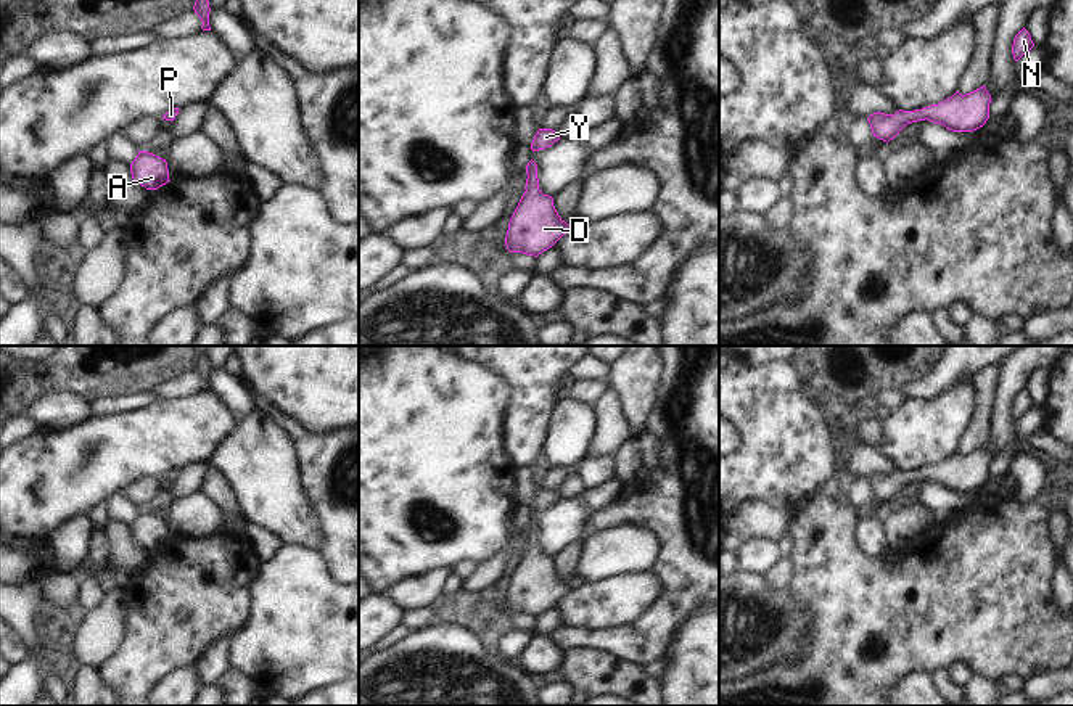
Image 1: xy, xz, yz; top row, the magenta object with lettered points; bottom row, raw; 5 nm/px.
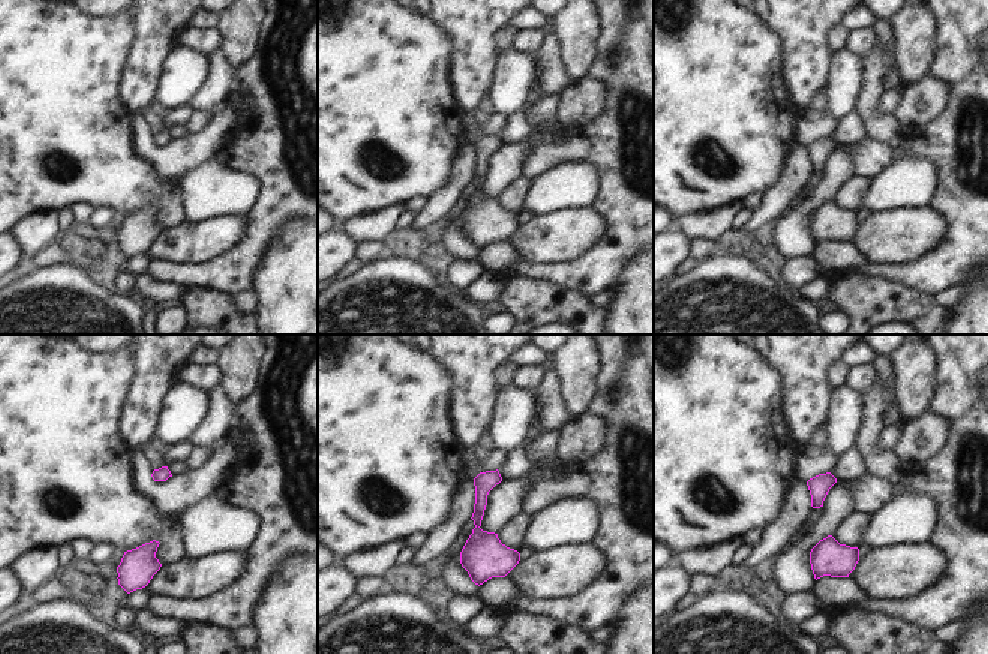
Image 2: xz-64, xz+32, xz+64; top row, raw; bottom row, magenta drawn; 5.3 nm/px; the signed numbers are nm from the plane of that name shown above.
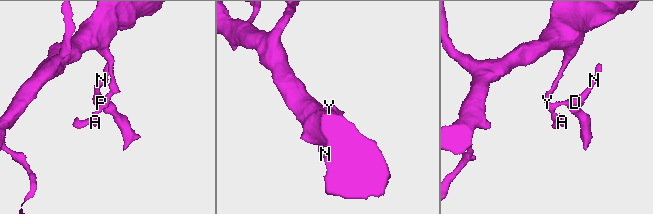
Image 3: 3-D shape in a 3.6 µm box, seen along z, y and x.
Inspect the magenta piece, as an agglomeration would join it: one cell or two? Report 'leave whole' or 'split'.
leave whole

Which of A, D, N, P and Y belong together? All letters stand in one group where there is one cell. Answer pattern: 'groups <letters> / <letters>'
groups A D N P Y

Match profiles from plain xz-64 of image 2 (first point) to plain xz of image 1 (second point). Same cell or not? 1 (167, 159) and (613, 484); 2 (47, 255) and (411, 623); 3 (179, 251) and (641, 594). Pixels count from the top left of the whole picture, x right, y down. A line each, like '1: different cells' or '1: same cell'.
1: same cell
2: same cell
3: same cell

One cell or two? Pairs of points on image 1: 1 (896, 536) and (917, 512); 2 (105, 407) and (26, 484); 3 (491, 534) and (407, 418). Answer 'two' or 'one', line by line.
1: one
2: two
3: one

